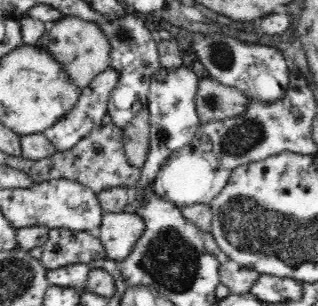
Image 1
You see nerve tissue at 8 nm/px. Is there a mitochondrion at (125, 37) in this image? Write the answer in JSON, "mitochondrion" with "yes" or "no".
{"mitochondrion":"yes"}

